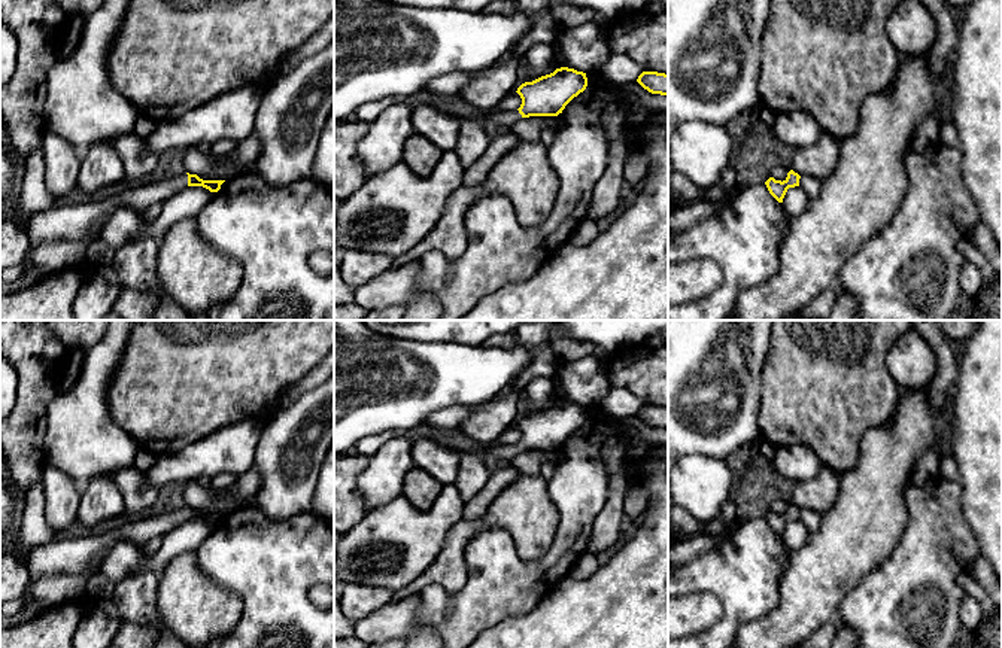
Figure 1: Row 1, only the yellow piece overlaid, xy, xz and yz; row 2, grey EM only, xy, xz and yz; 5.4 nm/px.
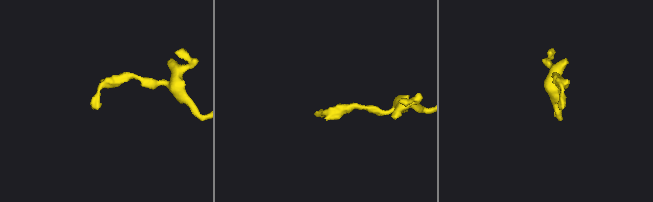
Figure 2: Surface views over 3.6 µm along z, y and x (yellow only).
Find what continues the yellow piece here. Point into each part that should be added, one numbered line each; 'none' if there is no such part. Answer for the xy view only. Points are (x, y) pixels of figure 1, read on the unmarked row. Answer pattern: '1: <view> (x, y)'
1: xy (72, 556)

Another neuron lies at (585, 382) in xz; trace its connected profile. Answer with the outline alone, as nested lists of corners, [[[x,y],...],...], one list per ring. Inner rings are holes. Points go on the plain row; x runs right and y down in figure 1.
[[[596,346],[589,356],[565,362],[553,377],[556,392],[565,401],[577,405],[601,404],[611,390],[607,375],[607,363],[611,356],[611,352]]]

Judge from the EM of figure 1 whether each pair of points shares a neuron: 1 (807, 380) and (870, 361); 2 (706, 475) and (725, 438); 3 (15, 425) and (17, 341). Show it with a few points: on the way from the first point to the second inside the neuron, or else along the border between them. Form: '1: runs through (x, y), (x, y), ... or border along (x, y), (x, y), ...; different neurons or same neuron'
1: runs through (822, 380), (826, 380), (841, 365), (855, 365); same neuron
2: border along (683, 455), (707, 455), (726, 461); different neurons
3: runs through (29, 404), (29, 362); same neuron

